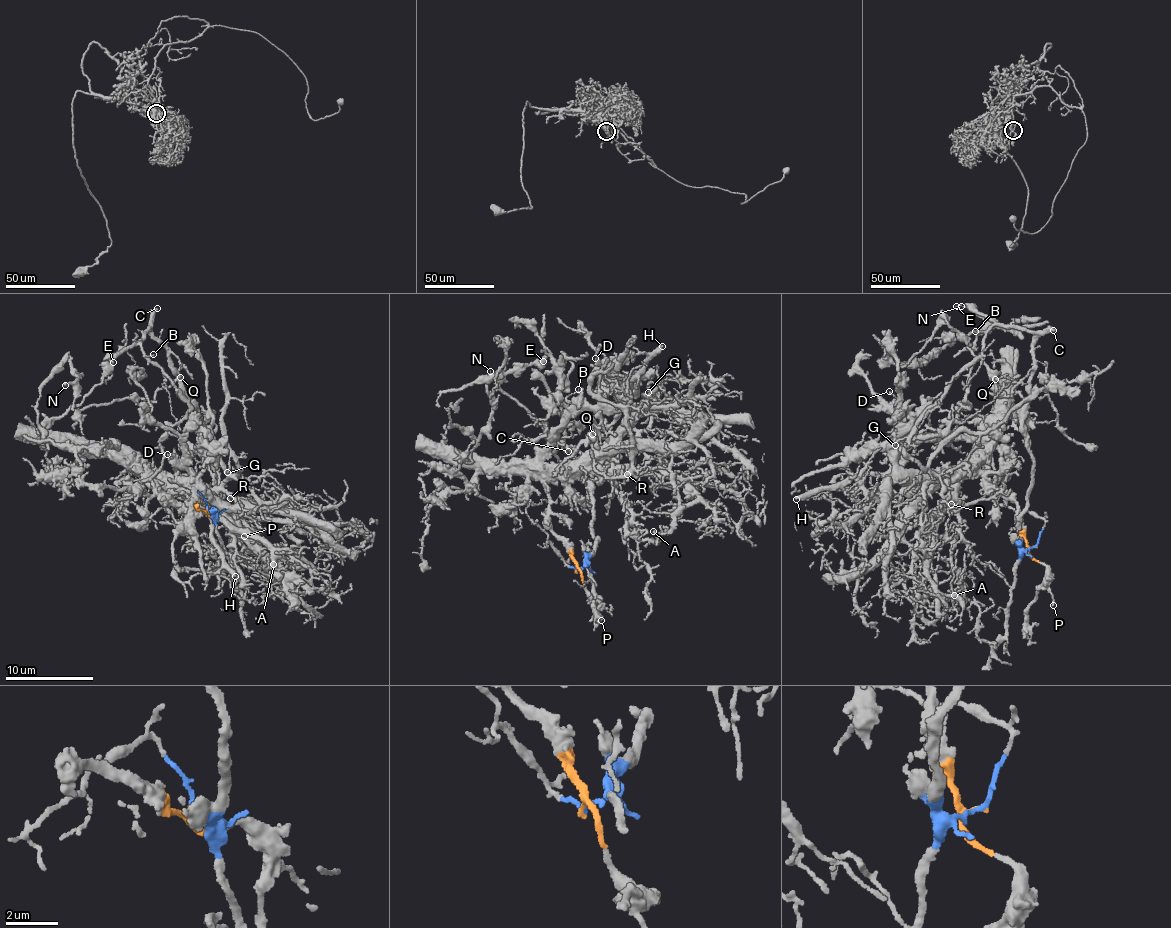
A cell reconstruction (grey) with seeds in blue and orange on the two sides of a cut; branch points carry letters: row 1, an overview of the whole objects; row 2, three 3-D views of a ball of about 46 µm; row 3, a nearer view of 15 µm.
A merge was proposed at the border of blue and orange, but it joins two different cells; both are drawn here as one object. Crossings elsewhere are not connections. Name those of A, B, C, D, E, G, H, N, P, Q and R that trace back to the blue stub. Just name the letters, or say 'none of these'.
B, C, E, N, Q

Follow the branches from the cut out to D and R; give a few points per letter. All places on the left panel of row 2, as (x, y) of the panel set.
D: (208, 509), (160, 491), (160, 482), (152, 479), (184, 495), (211, 498), (208, 488), (180, 460), (166, 454)
R: (208, 509), (160, 491), (160, 482), (152, 479), (179, 483), (189, 495), (210, 504), (227, 493), (230, 499)

